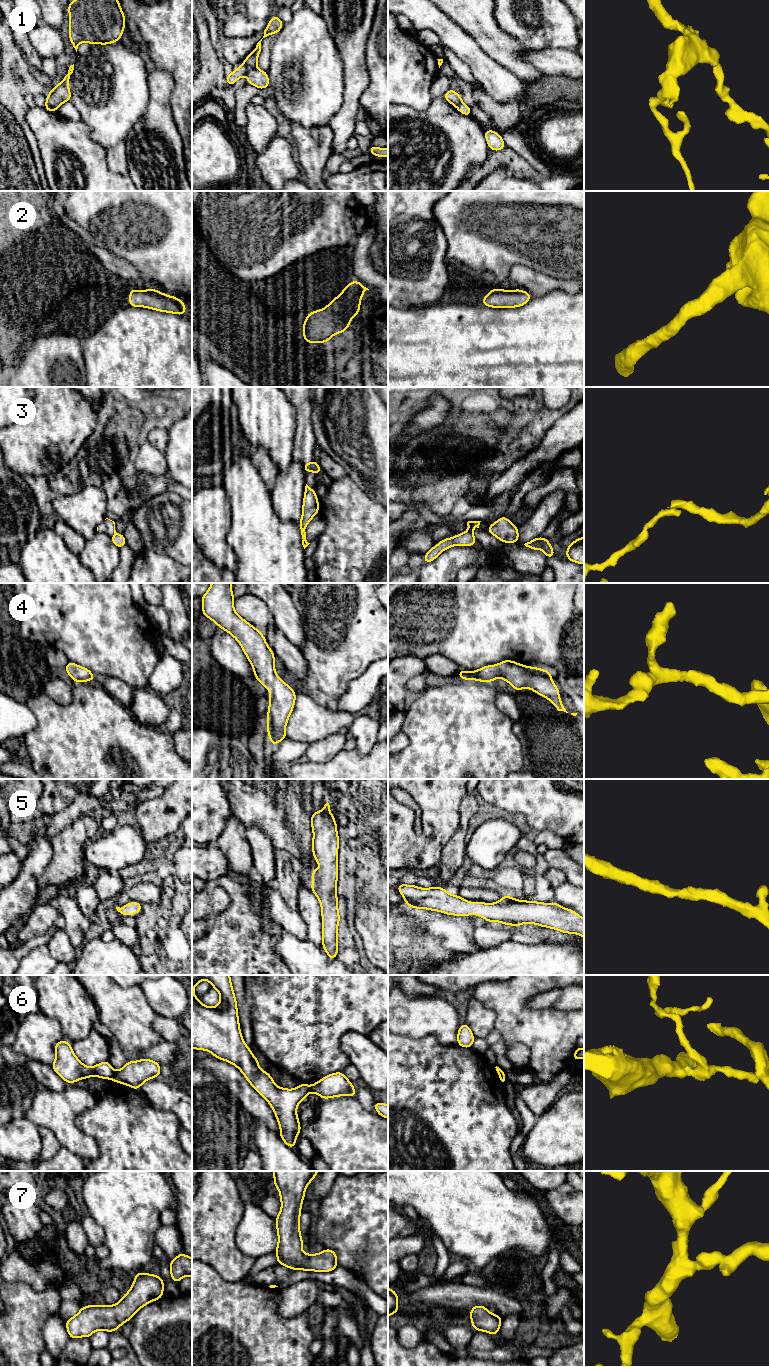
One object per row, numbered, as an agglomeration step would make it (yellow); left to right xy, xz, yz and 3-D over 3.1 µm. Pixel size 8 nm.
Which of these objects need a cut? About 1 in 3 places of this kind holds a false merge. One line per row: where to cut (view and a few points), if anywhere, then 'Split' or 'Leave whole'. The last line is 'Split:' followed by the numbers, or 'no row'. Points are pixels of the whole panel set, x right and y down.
1: Split along xz (243, 63), (247, 73). Split
2: No split. Leave whole
3: Split along yz (468, 529), (471, 530). Split
4: No split. Leave whole
5: No split. Leave whole
6: Split along xy (115, 1072), (112, 1079). Split
7: No split. Leave whole
Split: 1, 3, 6

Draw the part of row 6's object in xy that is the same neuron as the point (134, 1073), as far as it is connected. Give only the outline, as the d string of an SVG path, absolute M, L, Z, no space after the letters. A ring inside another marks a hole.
M141 1058L138 1061L127 1061L123 1068L115 1072L113 1081L139 1090L144 1082L160 1075L160 1063Z

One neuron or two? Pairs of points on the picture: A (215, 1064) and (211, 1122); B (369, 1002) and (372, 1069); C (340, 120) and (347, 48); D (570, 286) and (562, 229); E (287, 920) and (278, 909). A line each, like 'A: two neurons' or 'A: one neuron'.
A: two neurons
B: two neurons
C: one neuron
D: two neurons
E: one neuron

